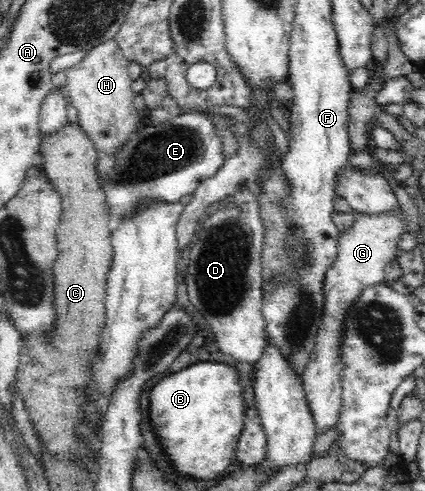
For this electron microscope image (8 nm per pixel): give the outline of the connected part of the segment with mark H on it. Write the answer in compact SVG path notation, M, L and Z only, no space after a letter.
M110 39L88 50L73 67L64 69L66 75L66 91L69 102L77 110L79 126L94 143L95 149L100 153L117 155L117 150L131 139L131 135L137 132L141 121L140 114L134 106L135 93L131 89L132 80L129 78L129 60L123 55L119 44Z

